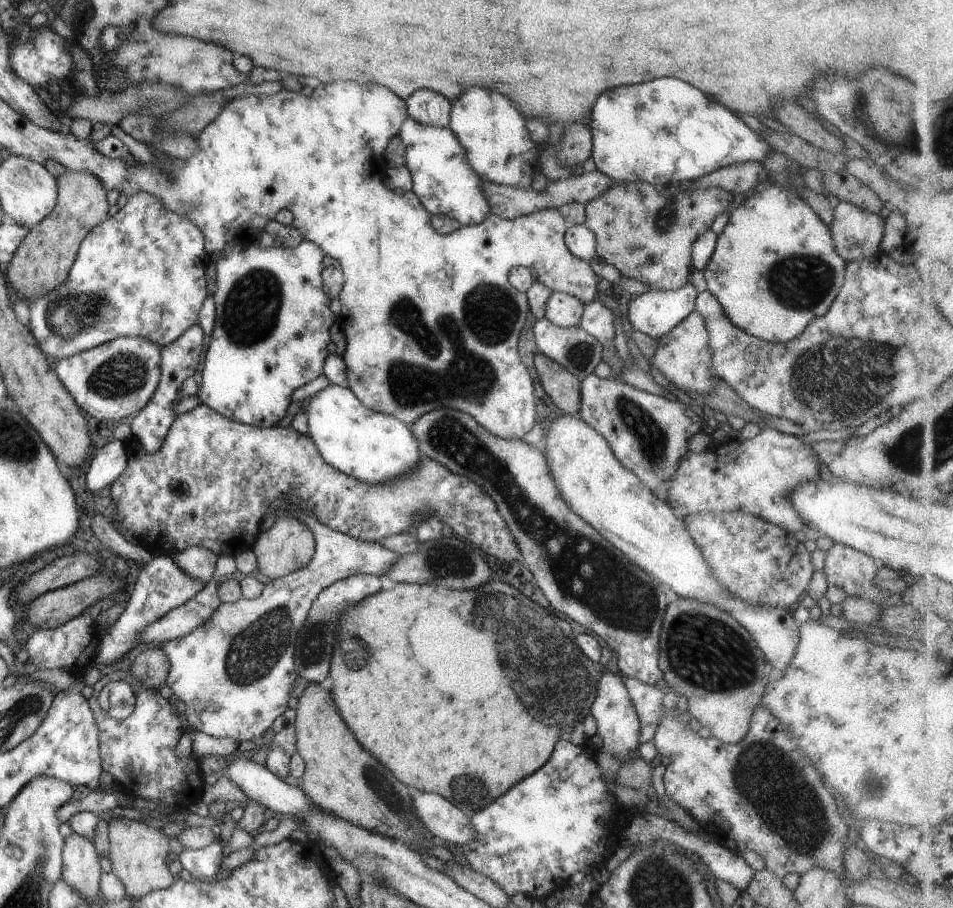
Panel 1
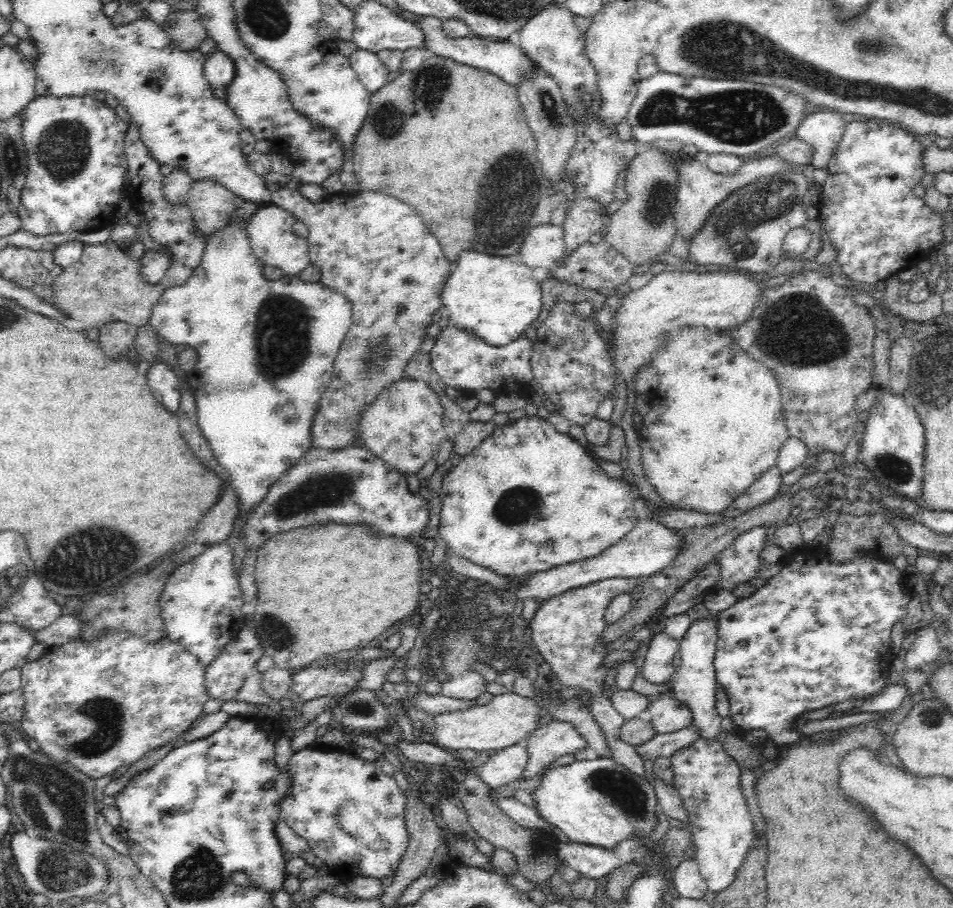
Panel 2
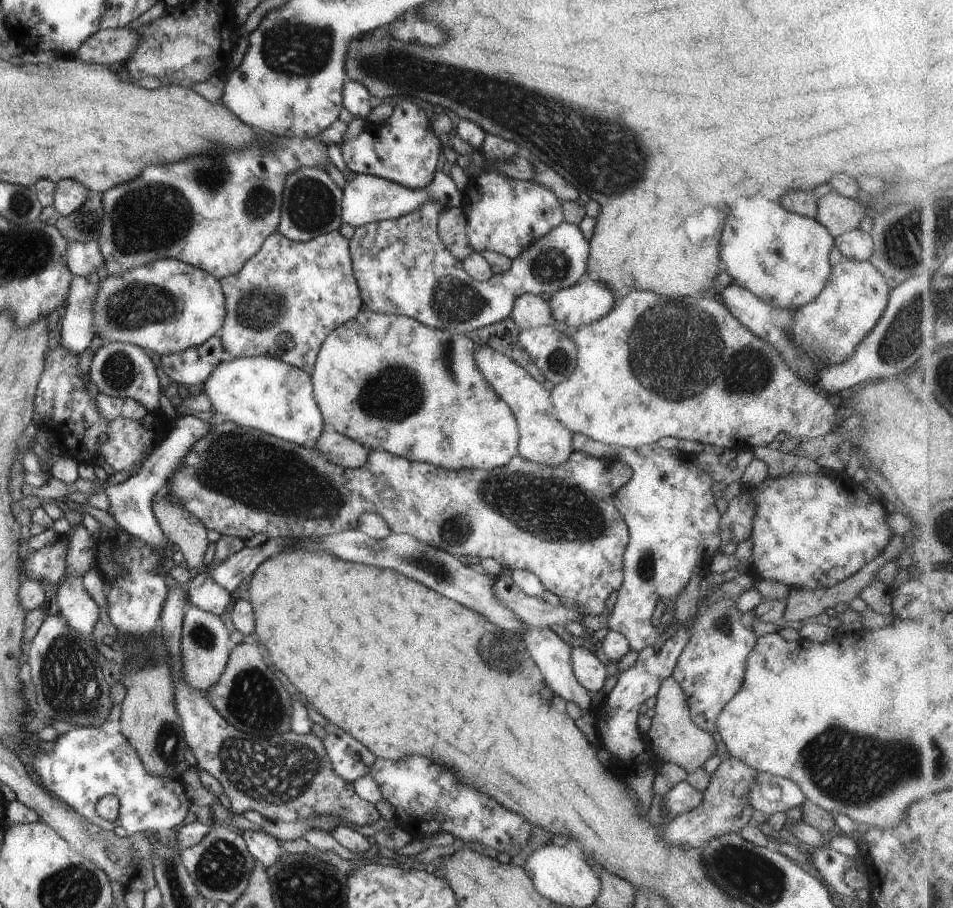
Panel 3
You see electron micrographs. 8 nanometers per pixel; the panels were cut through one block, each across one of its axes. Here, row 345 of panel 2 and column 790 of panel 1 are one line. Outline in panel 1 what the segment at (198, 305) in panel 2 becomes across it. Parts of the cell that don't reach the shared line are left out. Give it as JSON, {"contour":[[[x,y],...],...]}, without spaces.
{"contour":[[[798,173],[783,175],[772,179],[760,192],[748,193],[737,208],[730,210],[727,223],[716,236],[713,252],[702,270],[707,292],[715,297],[731,324],[769,343],[787,342],[801,334],[813,318],[825,314],[844,280],[846,262],[835,252],[829,227],[797,196],[800,181]]]}

